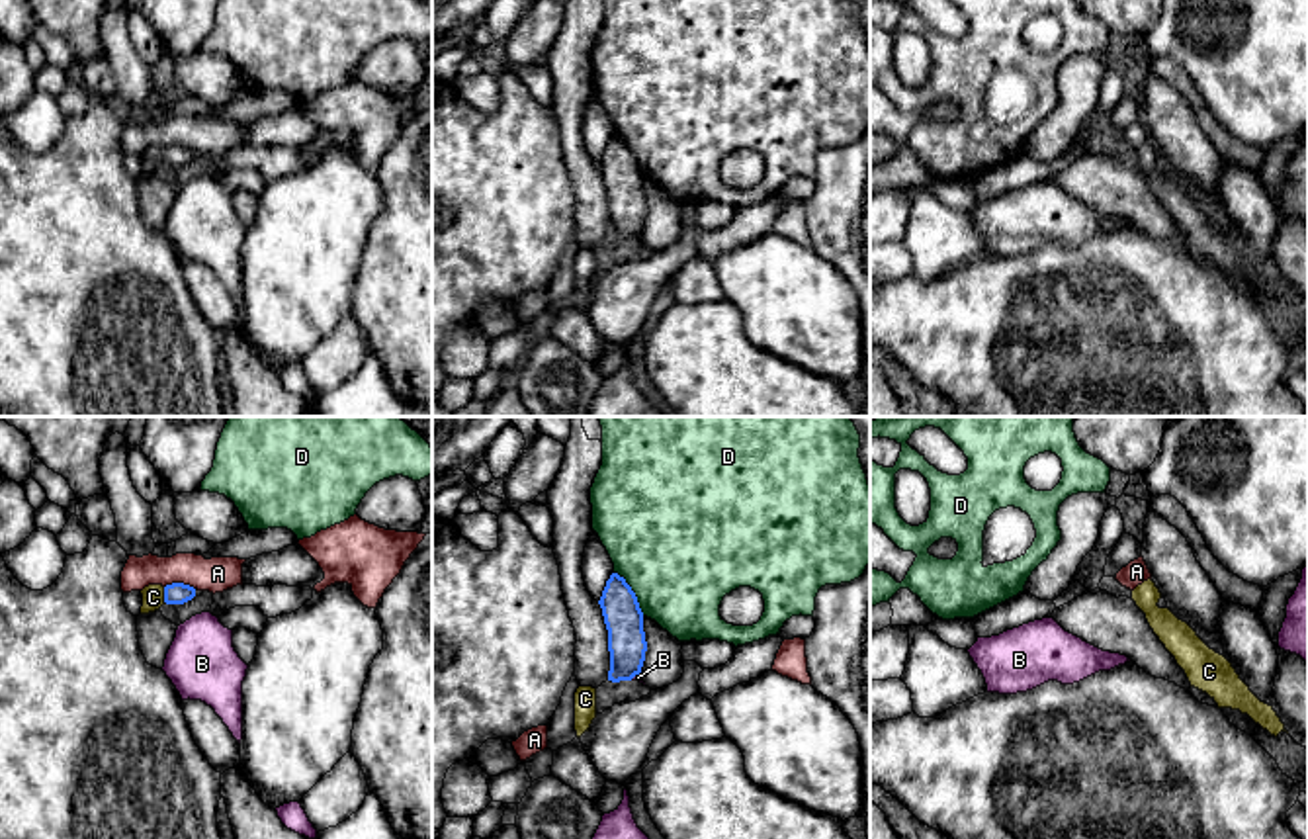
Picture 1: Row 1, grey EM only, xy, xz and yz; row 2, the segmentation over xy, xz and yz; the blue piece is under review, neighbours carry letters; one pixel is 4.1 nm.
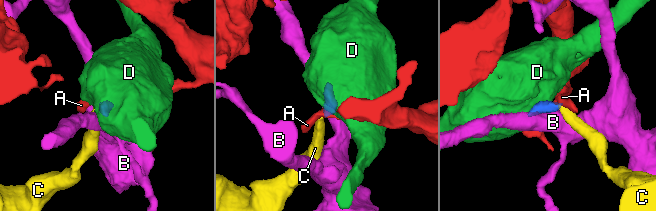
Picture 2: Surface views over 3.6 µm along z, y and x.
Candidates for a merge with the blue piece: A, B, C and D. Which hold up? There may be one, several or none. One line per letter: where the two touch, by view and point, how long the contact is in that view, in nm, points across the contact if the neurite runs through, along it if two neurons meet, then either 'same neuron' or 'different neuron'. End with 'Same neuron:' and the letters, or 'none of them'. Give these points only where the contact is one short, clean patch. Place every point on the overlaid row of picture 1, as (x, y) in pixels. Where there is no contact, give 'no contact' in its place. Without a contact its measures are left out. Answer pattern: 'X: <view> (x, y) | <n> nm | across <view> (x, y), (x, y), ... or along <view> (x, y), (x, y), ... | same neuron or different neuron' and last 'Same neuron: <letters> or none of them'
A: xy (180, 583) | 130 nm | along xy (165, 585), (188, 583), (194, 589) | different neuron
B: xz (634, 675) | 60 nm | along xz (640, 671), (630, 679) | different neuron
C: xy (165, 595) | 60 nm | across xy (176, 593), (165, 595), (153, 597) | same neuron
D: xz (634, 593) | 220 nm | along xz (614, 572), (630, 587), (644, 615) | different neuron
Same neuron: C

